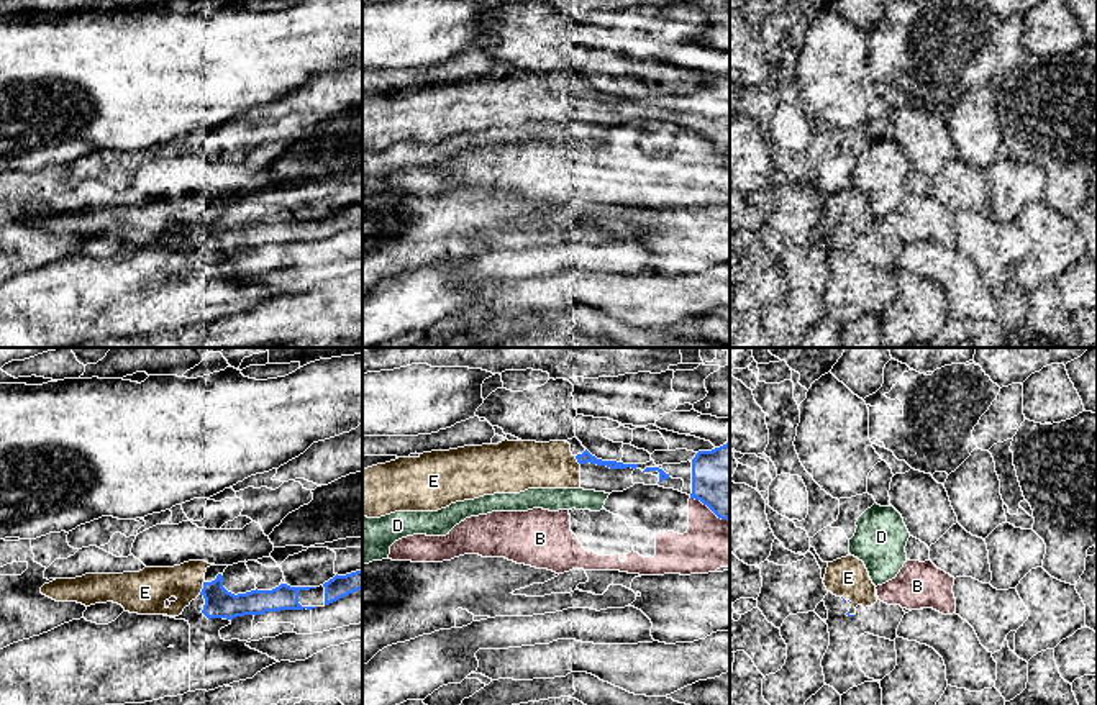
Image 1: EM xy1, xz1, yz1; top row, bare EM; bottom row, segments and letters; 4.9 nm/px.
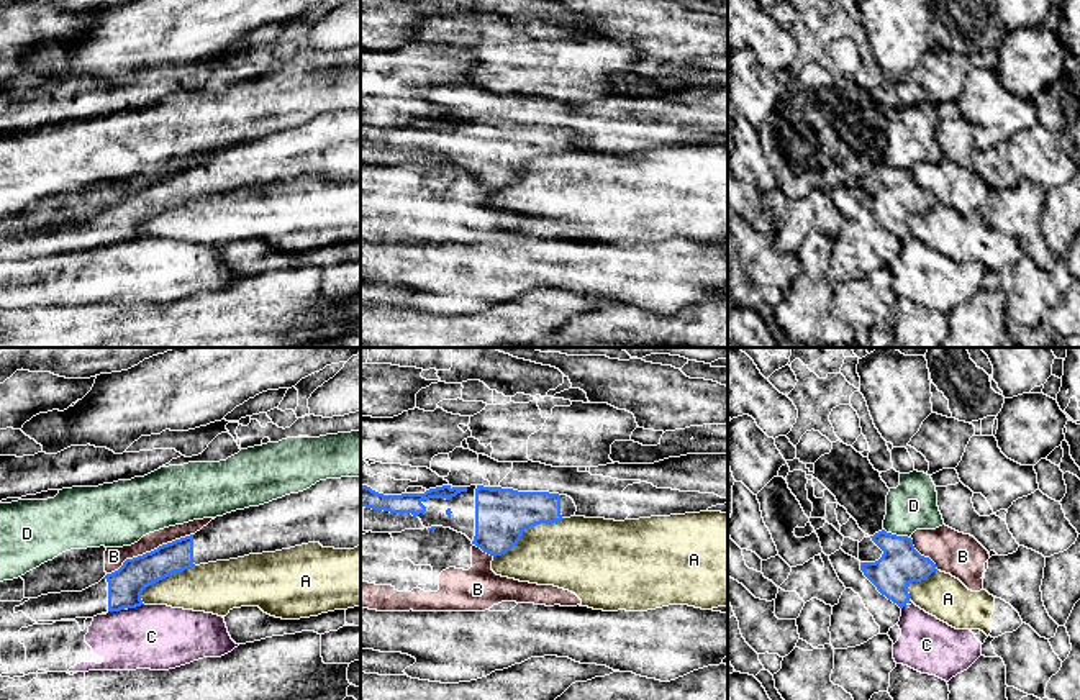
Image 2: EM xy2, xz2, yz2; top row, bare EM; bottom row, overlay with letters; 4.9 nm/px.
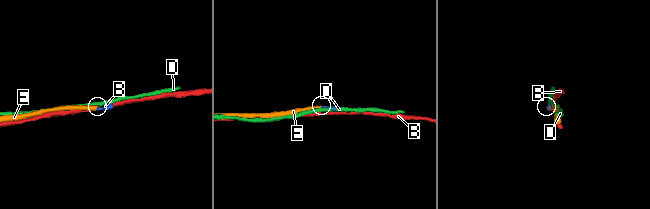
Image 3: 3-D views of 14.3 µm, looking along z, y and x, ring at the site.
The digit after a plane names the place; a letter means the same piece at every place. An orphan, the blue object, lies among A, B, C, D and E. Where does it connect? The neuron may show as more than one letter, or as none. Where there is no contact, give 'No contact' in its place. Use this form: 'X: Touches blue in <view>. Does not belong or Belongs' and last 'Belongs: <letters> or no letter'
A: Touches blue in xz2. Does not belong
B: Touches blue in xy2. Does not belong
C: Touches blue in xy2. Does not belong
D: Touches blue in yz2. Does not belong
E: Touches blue in xy1. Belongs
Belongs: E

